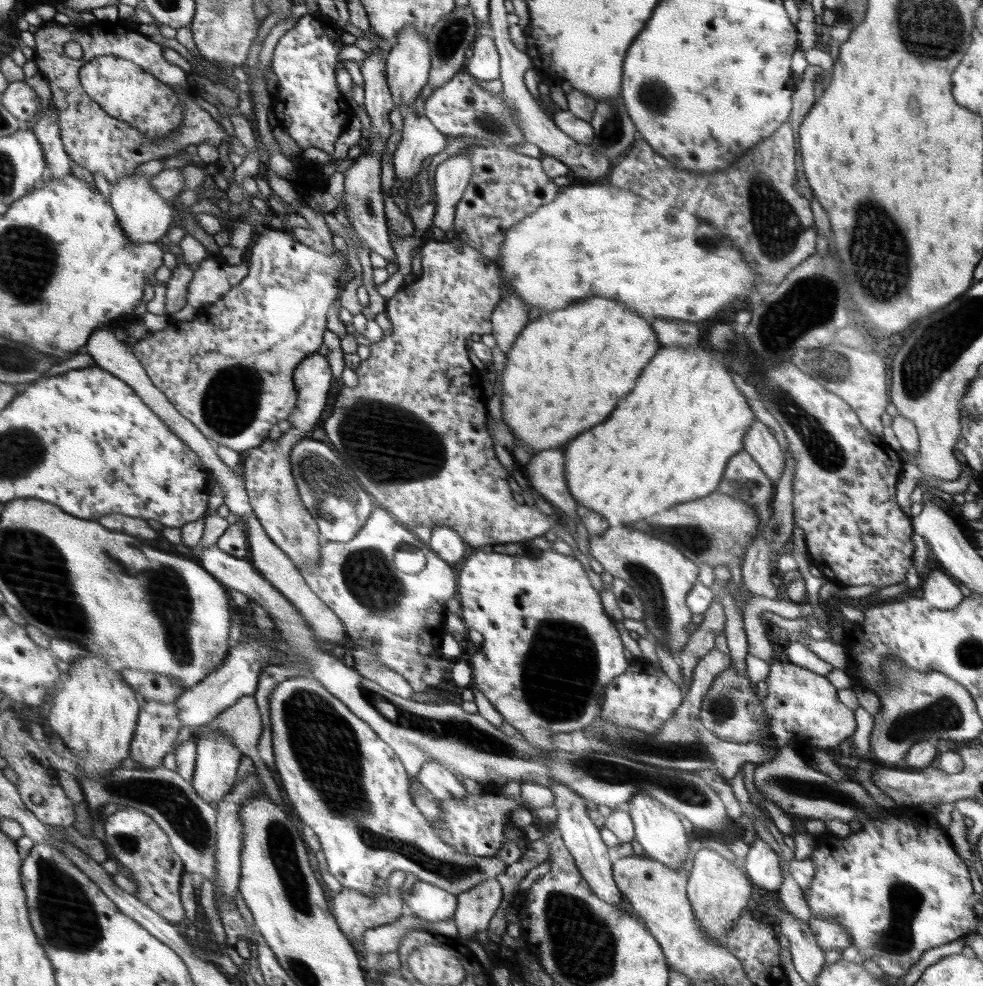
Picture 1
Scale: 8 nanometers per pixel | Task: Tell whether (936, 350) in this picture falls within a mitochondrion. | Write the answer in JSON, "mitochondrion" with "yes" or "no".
{"mitochondrion":"yes"}

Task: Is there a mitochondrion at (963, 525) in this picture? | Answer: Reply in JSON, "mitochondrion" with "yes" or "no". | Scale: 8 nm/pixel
{"mitochondrion":"no"}

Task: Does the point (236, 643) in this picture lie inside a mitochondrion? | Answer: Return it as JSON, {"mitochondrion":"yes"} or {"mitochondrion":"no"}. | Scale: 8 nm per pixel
{"mitochondrion":"no"}

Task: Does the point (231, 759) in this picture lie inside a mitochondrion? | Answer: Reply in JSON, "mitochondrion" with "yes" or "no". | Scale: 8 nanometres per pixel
{"mitochondrion":"no"}

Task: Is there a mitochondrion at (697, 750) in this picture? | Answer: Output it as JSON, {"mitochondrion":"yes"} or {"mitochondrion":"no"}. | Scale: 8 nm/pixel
{"mitochondrion":"yes"}

